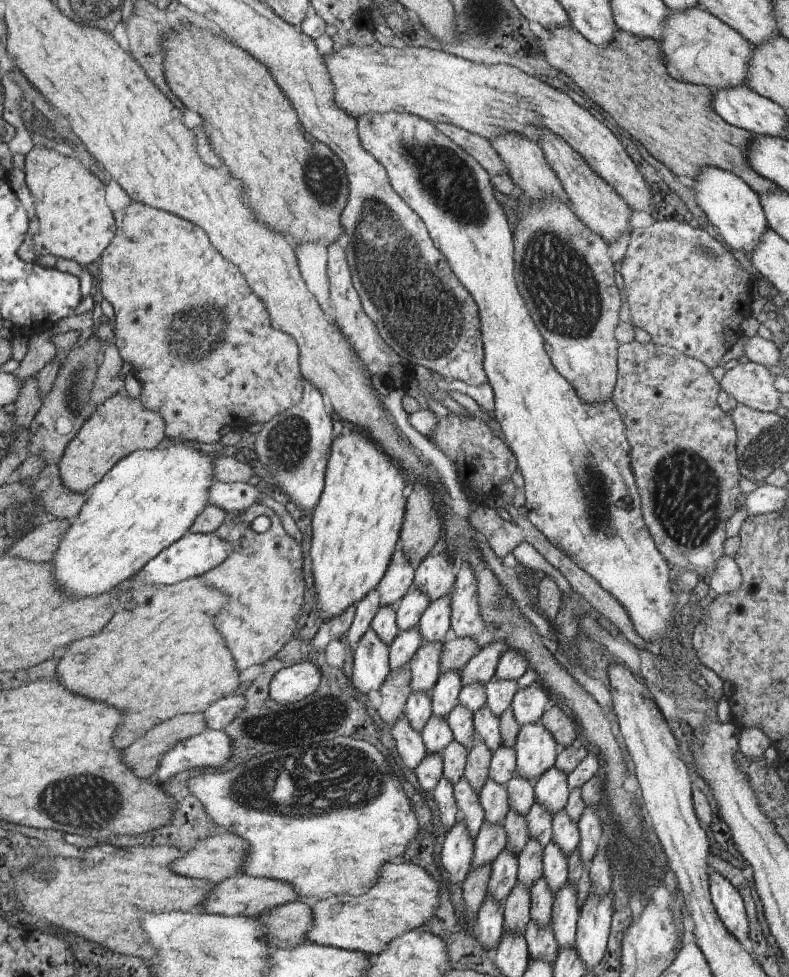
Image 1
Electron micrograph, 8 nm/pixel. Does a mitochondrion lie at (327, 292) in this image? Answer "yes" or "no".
no

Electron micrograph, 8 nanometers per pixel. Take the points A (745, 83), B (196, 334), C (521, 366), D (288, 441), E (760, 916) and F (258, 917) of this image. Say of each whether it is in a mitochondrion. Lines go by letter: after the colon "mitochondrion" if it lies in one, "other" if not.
A: other
B: mitochondrion
C: other
D: mitochondrion
E: other
F: other

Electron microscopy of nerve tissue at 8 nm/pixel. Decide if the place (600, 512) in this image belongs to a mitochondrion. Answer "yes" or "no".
yes

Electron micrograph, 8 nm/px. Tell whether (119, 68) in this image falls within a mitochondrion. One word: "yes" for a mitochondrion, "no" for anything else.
no

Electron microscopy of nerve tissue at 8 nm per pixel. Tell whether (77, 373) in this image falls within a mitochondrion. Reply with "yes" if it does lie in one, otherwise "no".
yes

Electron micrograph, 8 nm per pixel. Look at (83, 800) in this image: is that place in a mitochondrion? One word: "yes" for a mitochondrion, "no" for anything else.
yes

